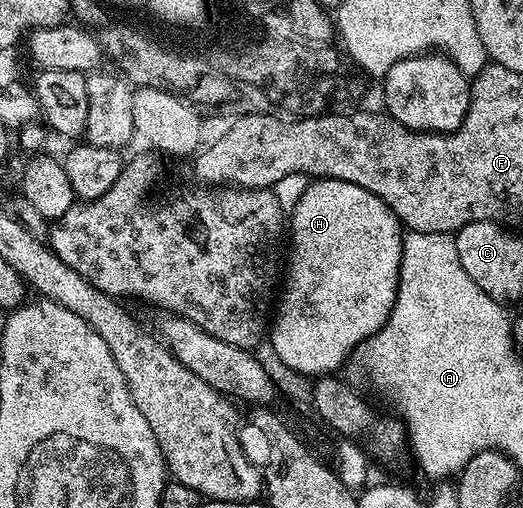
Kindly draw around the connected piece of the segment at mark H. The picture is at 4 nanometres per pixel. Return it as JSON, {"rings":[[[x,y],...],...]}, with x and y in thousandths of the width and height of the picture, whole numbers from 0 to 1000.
{"rings":[[[608,348],[583,366],[577,388],[554,415],[547,531],[516,636],[518,679],[554,726],[591,742],[648,732],[648,722],[667,713],[673,689],[685,677],[721,659],[742,638],[765,559],[772,465],[755,419],[715,388],[715,380],[692,372],[692,364]]]}

